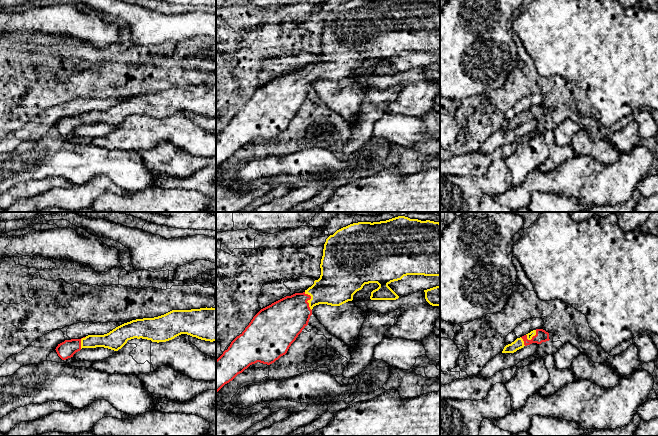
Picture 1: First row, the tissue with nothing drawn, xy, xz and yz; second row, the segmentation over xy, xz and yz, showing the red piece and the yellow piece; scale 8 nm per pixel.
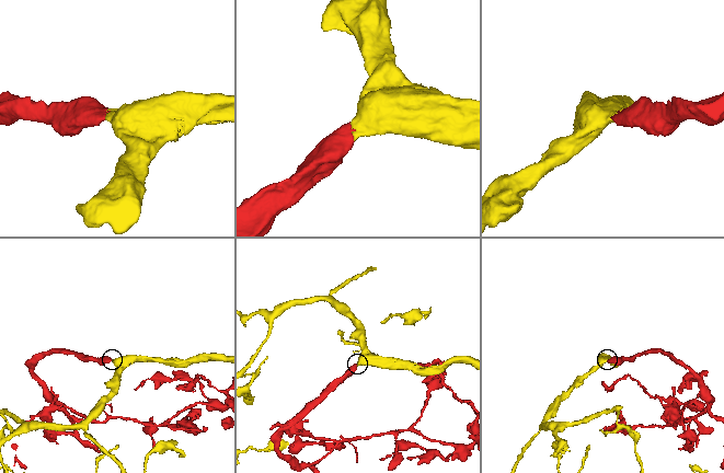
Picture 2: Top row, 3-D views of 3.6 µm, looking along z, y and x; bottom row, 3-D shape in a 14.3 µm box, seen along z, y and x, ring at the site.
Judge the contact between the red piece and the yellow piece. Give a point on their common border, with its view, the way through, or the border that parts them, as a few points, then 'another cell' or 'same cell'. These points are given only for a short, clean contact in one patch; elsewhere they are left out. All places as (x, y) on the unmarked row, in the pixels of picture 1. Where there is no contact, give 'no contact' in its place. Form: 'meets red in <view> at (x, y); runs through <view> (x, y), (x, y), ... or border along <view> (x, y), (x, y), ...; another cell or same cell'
meets red in xz at (308, 75); runs through xz (285, 95), (308, 75), (336, 62); same cell

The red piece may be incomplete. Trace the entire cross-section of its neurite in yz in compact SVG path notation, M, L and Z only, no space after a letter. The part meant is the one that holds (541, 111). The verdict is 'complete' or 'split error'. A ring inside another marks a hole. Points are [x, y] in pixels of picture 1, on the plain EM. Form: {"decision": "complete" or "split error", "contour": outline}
{"decision": "split error", "contour": "M536 105L520 114L517 114L511 120L506 121L502 129L514 129L524 122L530 121L532 119L541 120L542 118L546 118L549 116L550 115L548 108L543 105Z"}

